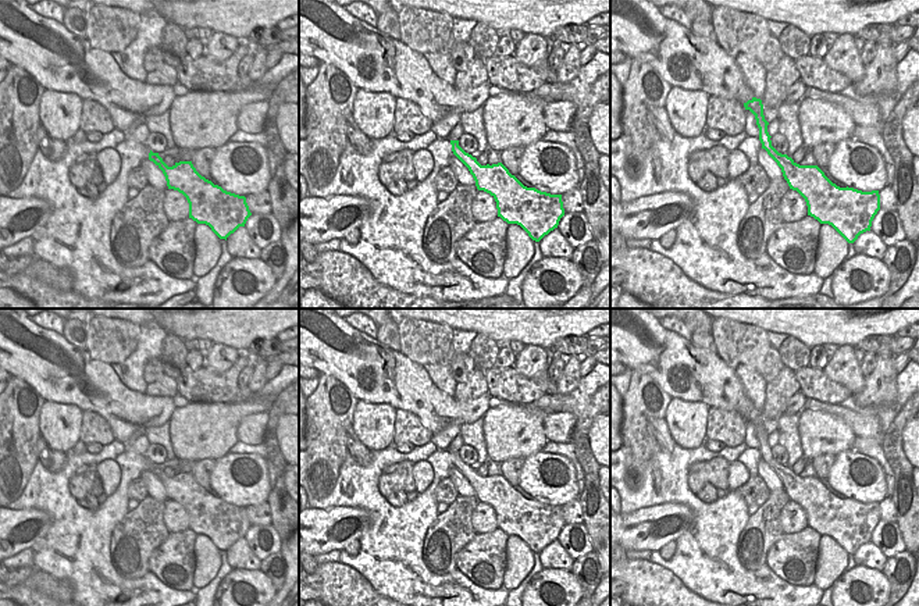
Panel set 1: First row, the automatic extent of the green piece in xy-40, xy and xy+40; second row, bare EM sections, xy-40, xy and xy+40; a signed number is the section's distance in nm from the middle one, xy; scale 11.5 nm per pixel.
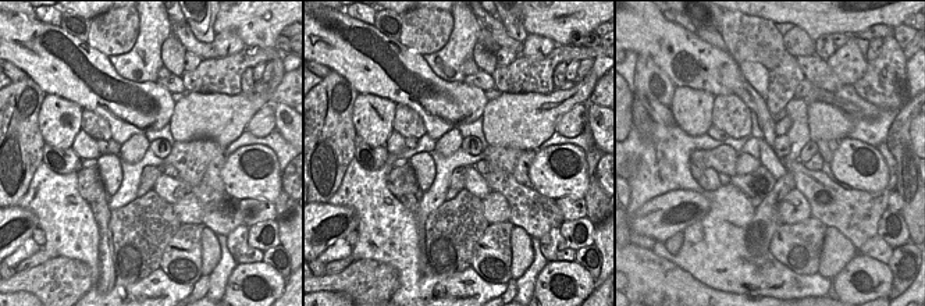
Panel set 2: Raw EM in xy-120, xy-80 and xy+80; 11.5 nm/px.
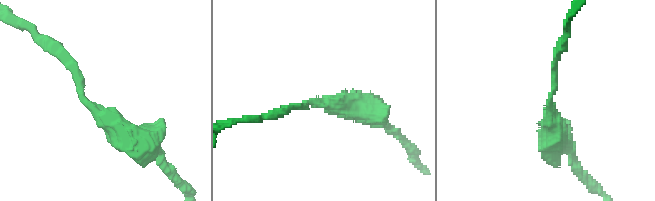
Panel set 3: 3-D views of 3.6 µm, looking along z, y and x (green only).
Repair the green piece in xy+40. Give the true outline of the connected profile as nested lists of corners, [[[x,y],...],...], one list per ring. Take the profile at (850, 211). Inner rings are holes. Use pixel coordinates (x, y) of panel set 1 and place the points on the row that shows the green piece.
[[[752,97],[744,107],[755,115],[762,149],[781,168],[790,189],[805,199],[808,215],[820,224],[831,225],[848,243],[854,243],[861,234],[870,231],[872,221],[880,210],[879,190],[840,188],[818,165],[799,165],[787,154],[779,153],[772,146],[762,100]]]

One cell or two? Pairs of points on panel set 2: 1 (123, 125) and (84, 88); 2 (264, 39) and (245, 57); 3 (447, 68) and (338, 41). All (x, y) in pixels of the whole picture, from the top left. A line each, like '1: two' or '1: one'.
1: one
2: two
3: two

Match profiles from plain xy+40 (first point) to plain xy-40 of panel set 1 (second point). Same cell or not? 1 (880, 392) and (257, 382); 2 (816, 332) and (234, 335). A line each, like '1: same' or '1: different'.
1: same
2: same

